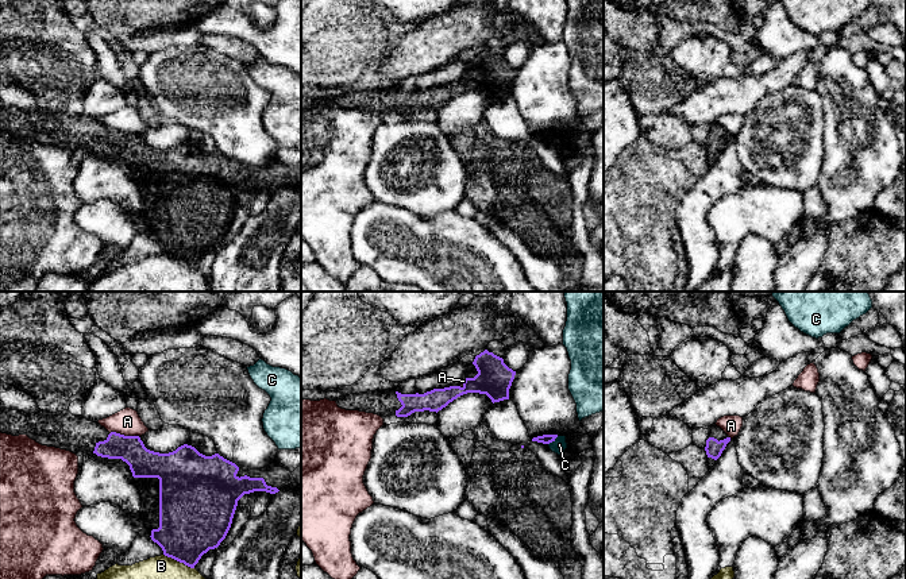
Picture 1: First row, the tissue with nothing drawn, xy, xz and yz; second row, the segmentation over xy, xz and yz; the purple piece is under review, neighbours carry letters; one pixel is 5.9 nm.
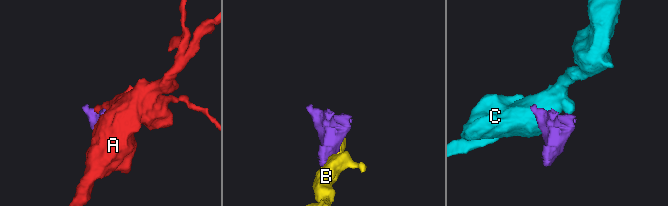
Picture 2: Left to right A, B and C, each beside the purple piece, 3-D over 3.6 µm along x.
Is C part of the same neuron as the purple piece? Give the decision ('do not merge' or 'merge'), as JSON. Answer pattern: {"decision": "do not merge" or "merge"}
{"decision": "do not merge"}

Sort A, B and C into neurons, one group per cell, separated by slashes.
A / B / C

